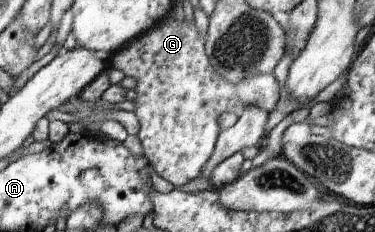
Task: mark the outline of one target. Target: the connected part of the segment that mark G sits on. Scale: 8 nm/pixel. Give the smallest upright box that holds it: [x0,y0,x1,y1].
[108,18,280,187]

